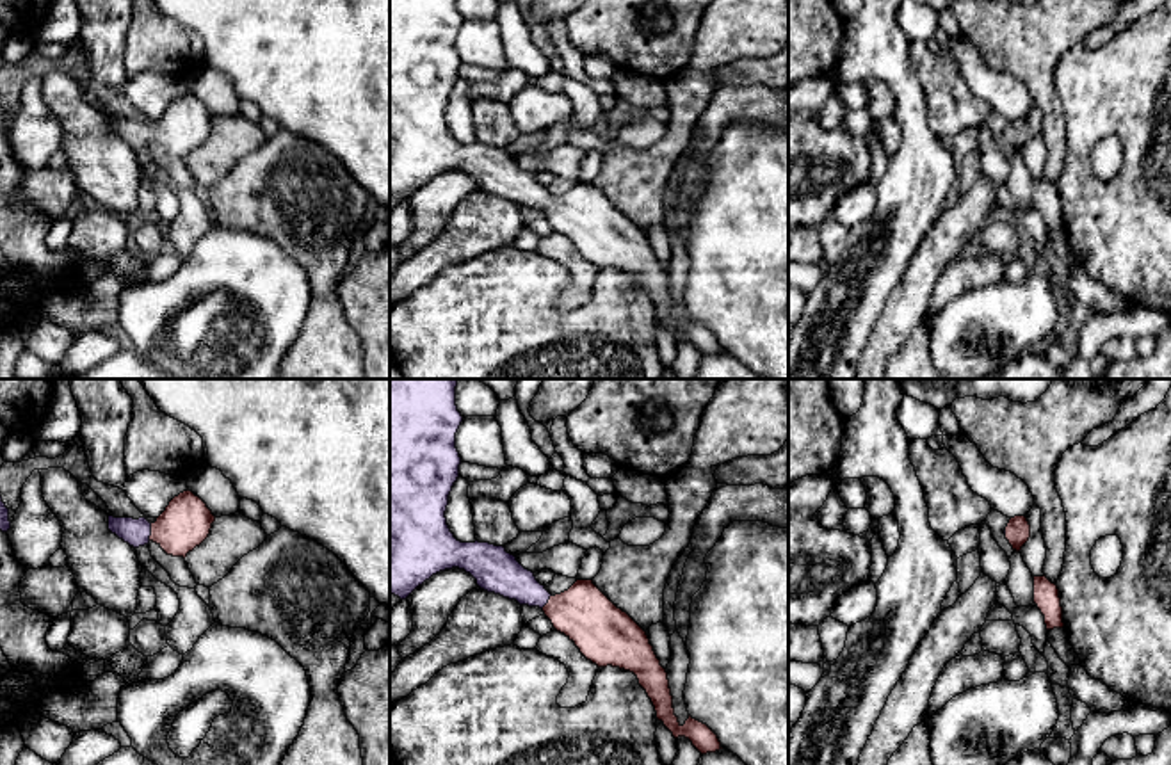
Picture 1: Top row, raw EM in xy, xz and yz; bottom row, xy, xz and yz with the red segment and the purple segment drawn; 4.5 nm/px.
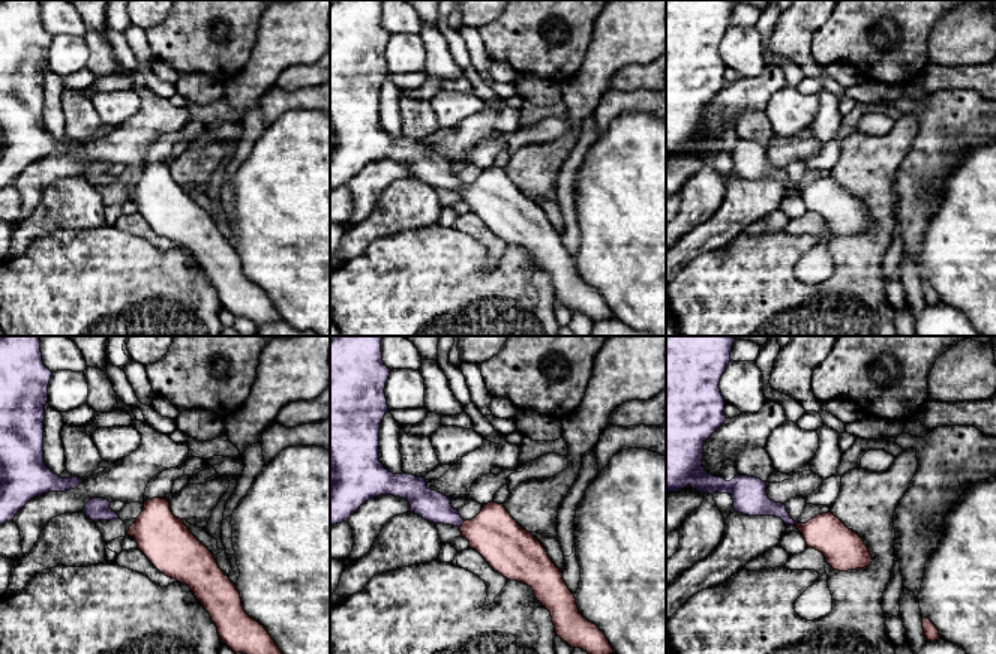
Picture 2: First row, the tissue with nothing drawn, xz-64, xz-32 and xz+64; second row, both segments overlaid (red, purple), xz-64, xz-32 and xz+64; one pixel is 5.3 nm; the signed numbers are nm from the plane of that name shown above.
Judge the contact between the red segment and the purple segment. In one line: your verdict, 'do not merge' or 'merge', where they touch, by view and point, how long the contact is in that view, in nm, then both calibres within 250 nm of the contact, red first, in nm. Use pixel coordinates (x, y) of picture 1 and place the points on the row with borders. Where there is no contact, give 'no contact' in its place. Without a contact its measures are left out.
merge; meets red in xy at (152, 532); contact 80 nm long; 220 nm thick on the red side, 120 nm on the other

